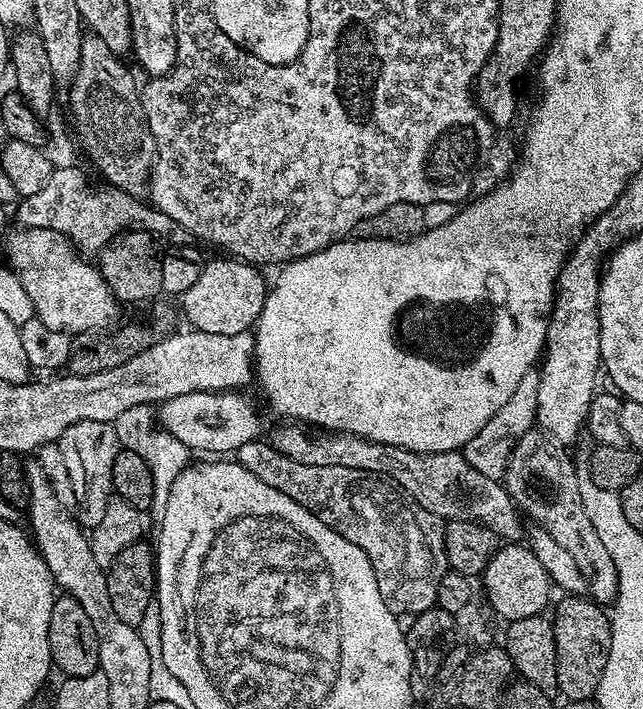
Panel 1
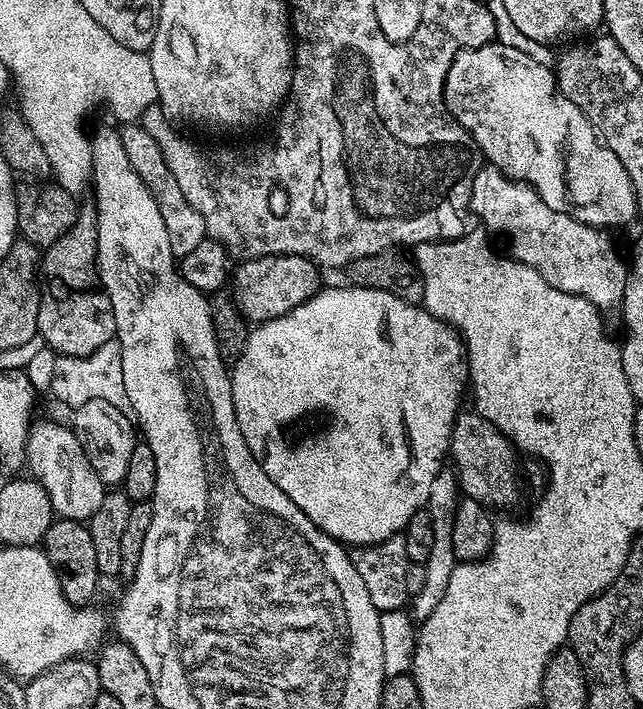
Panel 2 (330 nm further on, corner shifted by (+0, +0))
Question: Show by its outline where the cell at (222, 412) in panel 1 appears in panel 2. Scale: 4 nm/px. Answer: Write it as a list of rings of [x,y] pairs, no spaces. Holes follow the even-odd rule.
[[[345,286],[343,288],[321,287],[320,291],[308,299],[305,304],[298,306],[294,310],[290,310],[290,314],[282,314],[282,318],[274,318],[267,320],[264,324],[255,325],[249,331],[248,340],[245,342],[244,349],[235,364],[231,365],[230,375],[232,377],[232,397],[234,398],[234,414],[238,418],[238,426],[242,430],[242,438],[246,438],[246,446],[250,446],[250,450],[254,454],[256,461],[262,466],[262,470],[266,470],[266,474],[270,478],[270,482],[274,482],[274,486],[278,486],[278,490],[282,490],[282,494],[286,494],[286,498],[290,498],[290,502],[294,502],[294,506],[298,506],[298,510],[302,510],[302,514],[306,514],[306,518],[310,518],[310,522],[314,522],[314,526],[318,526],[330,538],[339,540],[345,546],[353,546],[357,544],[361,550],[367,549],[373,544],[382,544],[385,540],[389,540],[392,536],[403,533],[404,528],[410,522],[410,518],[415,512],[421,511],[428,503],[428,495],[430,494],[430,486],[434,486],[434,478],[445,467],[446,457],[448,456],[448,443],[450,442],[450,434],[452,427],[456,421],[456,413],[461,411],[462,404],[460,399],[466,396],[466,381],[468,378],[468,365],[466,363],[466,353],[464,350],[463,339],[458,335],[455,328],[449,328],[443,320],[436,319],[423,307],[408,304],[400,297],[396,297],[393,293],[386,289],[360,288],[353,286]]]

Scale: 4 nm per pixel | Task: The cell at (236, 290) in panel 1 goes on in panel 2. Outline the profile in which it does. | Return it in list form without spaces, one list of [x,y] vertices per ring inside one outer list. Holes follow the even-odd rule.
[[[263,256],[257,260],[245,260],[235,265],[230,280],[230,292],[237,309],[253,325],[290,314],[290,310],[305,304],[321,287],[321,269],[304,256]]]

